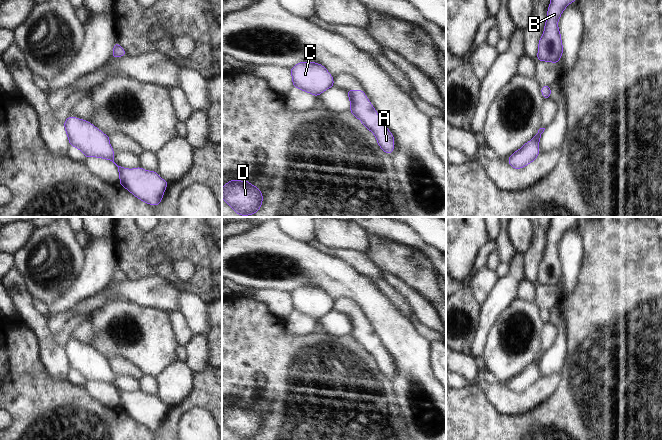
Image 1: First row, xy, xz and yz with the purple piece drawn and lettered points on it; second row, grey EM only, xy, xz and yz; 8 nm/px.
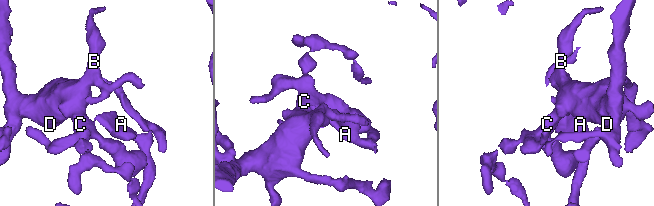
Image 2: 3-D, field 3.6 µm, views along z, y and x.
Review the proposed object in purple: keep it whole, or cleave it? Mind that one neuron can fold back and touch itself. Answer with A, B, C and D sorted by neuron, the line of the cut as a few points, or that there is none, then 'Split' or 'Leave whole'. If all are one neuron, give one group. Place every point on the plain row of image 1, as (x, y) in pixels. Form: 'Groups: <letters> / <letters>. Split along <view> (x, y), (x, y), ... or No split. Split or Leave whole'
Groups: A / B C D. Split along yz (533, 362), (538, 365). Split.

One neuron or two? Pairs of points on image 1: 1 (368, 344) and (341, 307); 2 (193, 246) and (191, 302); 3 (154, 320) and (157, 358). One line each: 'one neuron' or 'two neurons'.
1: one neuron
2: two neurons
3: one neuron

